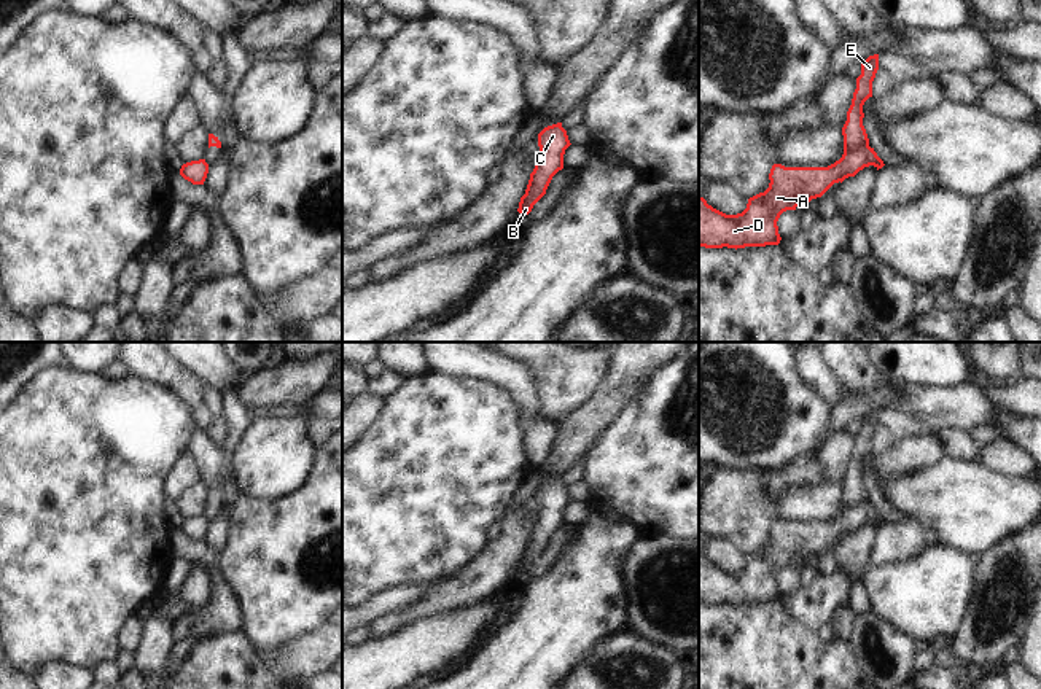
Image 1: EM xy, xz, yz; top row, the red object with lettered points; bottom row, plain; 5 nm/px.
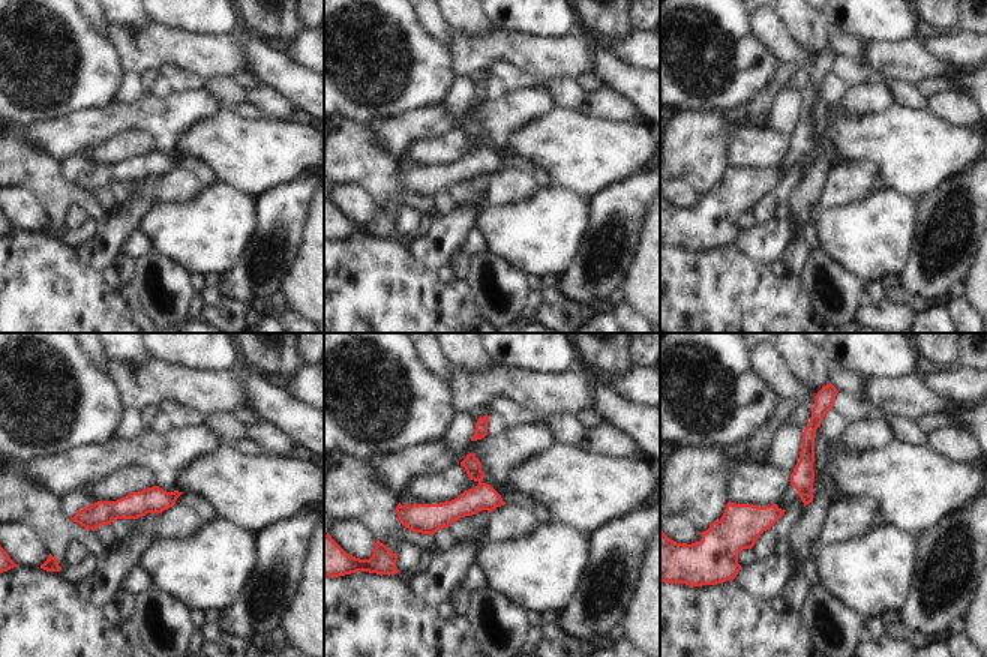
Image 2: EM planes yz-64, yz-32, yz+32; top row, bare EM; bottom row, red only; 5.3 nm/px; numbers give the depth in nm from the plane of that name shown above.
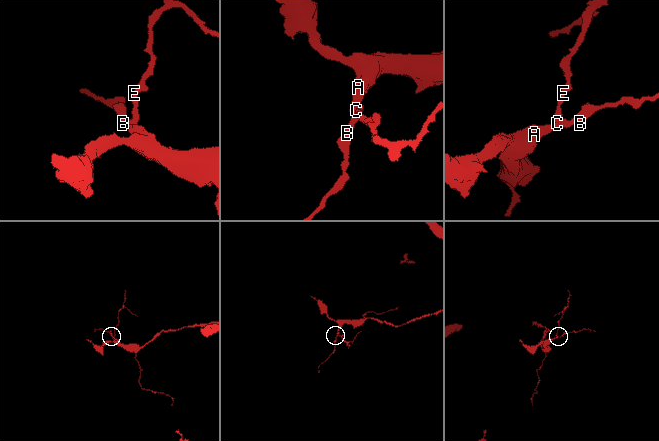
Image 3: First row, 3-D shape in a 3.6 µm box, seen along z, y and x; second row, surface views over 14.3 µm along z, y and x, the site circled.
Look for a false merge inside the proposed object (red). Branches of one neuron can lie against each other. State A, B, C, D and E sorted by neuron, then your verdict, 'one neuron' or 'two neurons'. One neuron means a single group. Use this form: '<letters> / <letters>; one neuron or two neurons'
A B C D / E; two neurons

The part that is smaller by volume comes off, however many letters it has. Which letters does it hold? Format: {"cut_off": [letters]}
{"cut_off": ["E"]}

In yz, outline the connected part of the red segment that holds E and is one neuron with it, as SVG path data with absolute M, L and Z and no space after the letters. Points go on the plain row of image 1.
M879 411L869 412L861 420L861 431L856 434L856 446L853 449L852 461L847 468L847 477L842 484L844 511L856 509L869 501L866 485L863 482L863 461L872 453L872 438L879 426Z

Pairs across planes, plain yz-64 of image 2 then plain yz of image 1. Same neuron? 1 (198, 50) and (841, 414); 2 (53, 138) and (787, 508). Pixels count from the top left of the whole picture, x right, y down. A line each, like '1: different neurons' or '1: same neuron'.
1: same neuron
2: different neurons

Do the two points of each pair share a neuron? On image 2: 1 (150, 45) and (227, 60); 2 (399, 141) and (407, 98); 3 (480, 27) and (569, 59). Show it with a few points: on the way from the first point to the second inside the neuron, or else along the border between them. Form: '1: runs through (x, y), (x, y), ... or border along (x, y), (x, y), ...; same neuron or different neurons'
1: runs through (170, 47), (207, 56); same neuron
2: border along (438, 104), (429, 108), (408, 110), (377, 122); different neurons
3: border along (491, 27), (480, 38), (467, 38), (455, 33); different neurons

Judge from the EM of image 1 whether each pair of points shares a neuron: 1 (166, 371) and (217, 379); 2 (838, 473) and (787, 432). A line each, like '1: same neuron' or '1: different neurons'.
1: different neurons
2: different neurons

